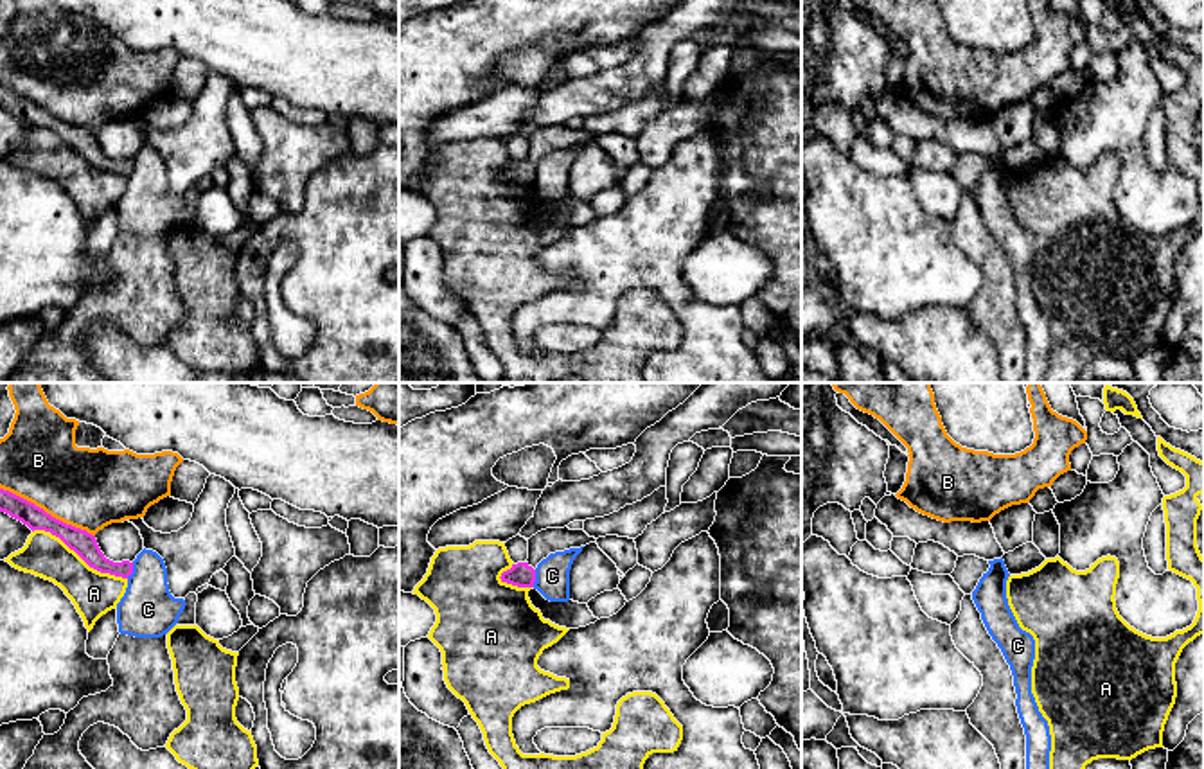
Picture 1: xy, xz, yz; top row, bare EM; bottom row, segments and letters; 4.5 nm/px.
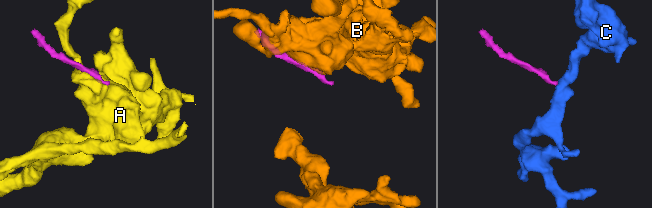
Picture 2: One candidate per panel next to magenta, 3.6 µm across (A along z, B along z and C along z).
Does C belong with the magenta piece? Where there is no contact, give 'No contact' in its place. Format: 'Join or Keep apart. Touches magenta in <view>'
Keep apart. Touches magenta in xz

